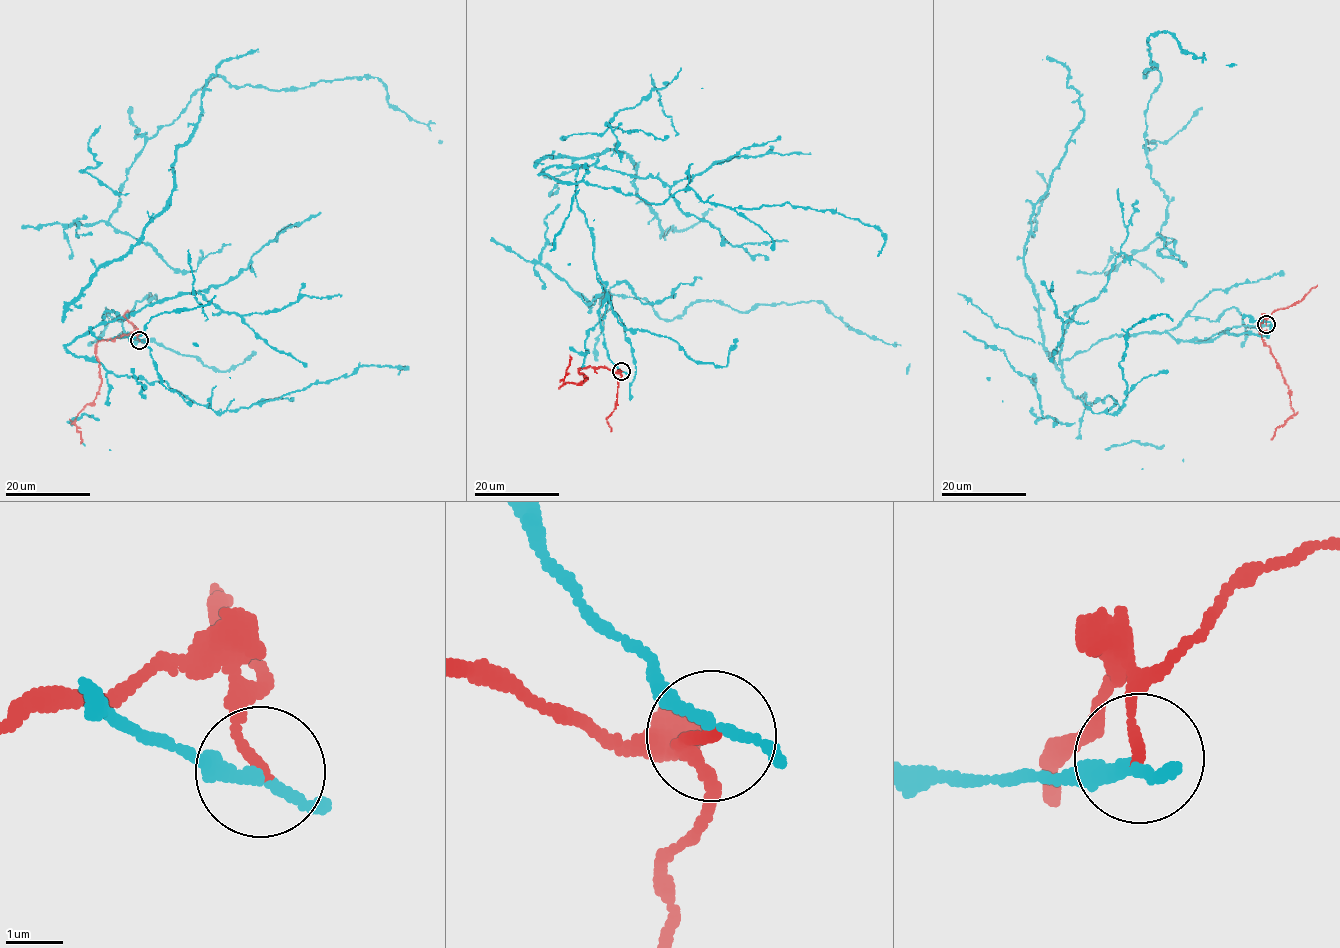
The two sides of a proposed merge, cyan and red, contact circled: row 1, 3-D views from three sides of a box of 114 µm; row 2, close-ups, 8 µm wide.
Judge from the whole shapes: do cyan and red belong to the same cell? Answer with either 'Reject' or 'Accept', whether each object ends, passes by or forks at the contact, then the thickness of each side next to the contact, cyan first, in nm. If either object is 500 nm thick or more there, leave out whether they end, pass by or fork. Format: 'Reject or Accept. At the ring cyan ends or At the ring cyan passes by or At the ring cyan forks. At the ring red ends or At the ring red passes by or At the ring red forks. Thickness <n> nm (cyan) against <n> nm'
Reject. At the ring cyan passes by. At the ring red ends. Thickness 190 nm (cyan) against 180 nm

